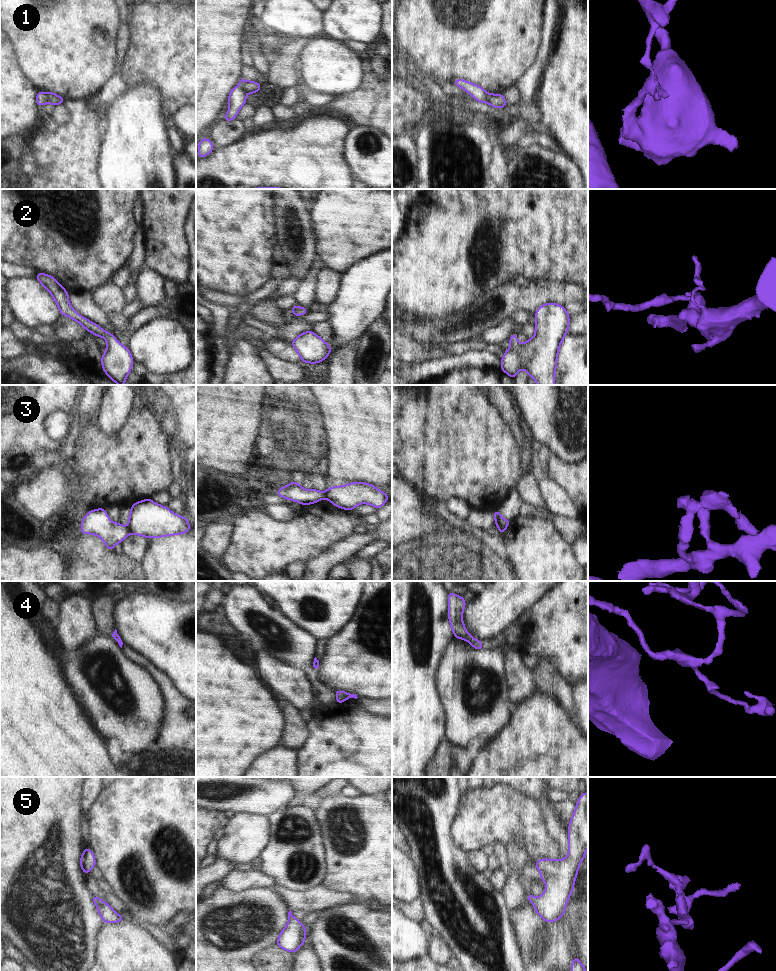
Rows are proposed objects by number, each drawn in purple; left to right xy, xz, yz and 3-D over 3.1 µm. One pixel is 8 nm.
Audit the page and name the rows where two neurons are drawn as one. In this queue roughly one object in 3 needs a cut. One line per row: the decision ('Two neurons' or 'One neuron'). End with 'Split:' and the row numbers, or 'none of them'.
1: Two neurons
2: One neuron
3: Two neurons
4: One neuron
5: One neuron
Split: 1, 3

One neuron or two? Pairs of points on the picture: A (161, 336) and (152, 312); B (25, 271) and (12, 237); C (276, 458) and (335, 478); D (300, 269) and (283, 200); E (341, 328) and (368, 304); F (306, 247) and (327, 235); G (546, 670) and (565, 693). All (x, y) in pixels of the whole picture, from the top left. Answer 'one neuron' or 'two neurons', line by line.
A: two neurons
B: two neurons
C: two neurons
D: one neuron
E: one neuron
F: two neurons
G: one neuron

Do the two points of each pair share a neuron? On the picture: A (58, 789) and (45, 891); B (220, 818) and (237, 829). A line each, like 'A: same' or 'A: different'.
A: same
B: different

